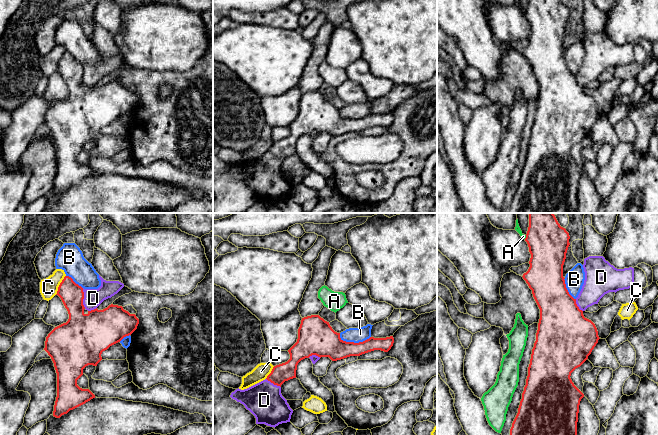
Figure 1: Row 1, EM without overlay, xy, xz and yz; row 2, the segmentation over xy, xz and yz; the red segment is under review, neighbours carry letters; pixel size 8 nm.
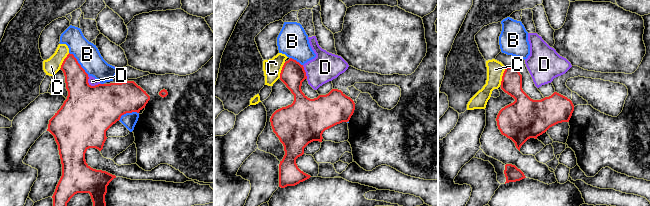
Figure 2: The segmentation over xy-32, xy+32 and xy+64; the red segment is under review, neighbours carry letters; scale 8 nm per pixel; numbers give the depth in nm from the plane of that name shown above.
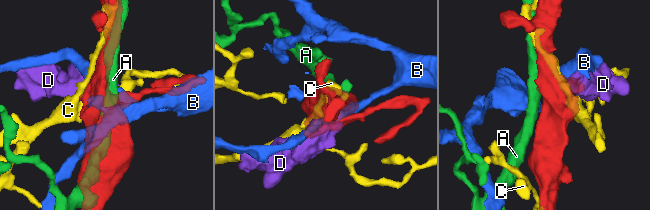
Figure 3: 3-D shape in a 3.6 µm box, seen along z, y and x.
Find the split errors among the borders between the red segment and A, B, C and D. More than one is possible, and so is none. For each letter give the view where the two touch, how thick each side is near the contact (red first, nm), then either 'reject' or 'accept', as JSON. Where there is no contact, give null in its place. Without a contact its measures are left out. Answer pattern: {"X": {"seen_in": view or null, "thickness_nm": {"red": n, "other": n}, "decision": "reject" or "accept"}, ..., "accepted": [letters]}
{"A": {"seen_in": "yz", "thickness_nm": {"red": 320, "other": 50}, "decision": "reject"}, "B": {"seen_in": "xz", "thickness_nm": {"red": 260, "other": 120}, "decision": "reject"}, "C": {"seen_in": "xy", "thickness_nm": {"red": 190, "other": 140}, "decision": "reject"}, "D": {"seen_in": "xy", "thickness_nm": {"red": 260, "other": 150}, "decision": "accept"}, "accepted": ["D"]}

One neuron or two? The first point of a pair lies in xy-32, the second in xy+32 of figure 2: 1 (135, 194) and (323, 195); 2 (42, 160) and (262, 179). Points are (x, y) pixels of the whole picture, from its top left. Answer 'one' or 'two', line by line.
1: one
2: one

